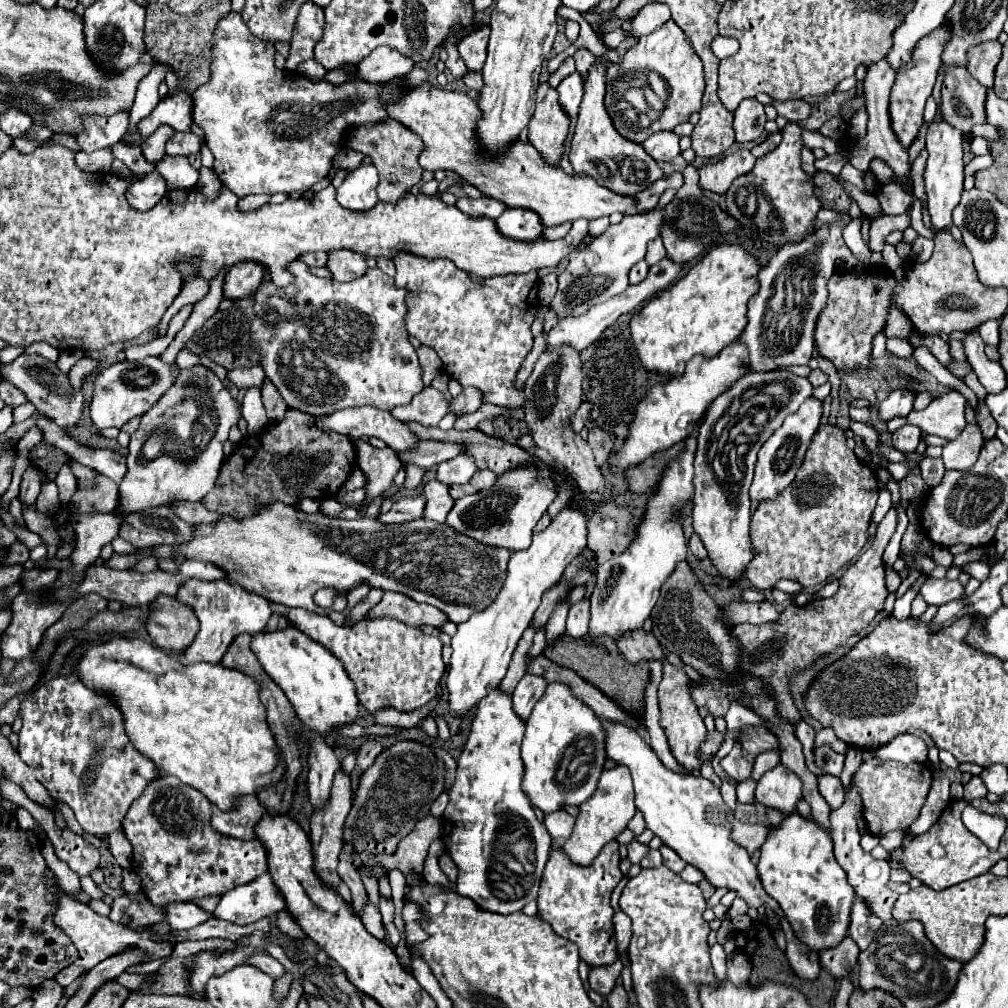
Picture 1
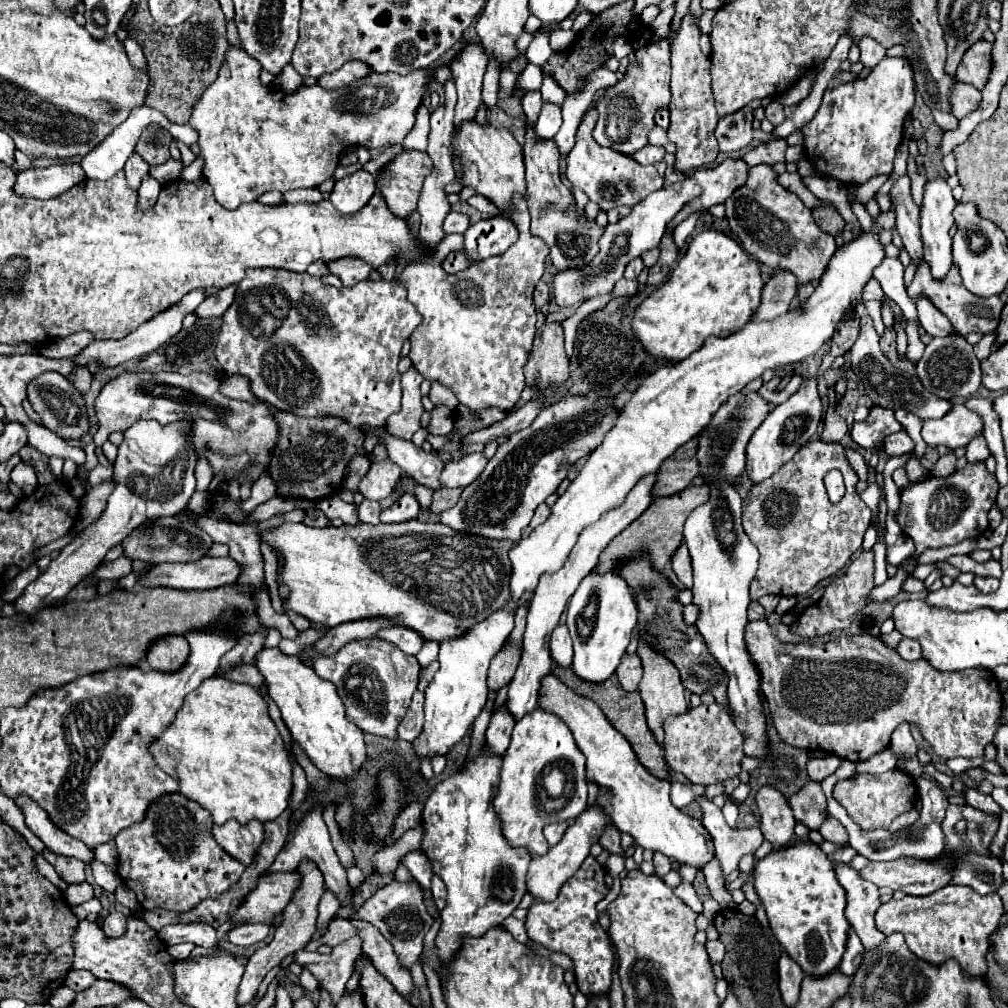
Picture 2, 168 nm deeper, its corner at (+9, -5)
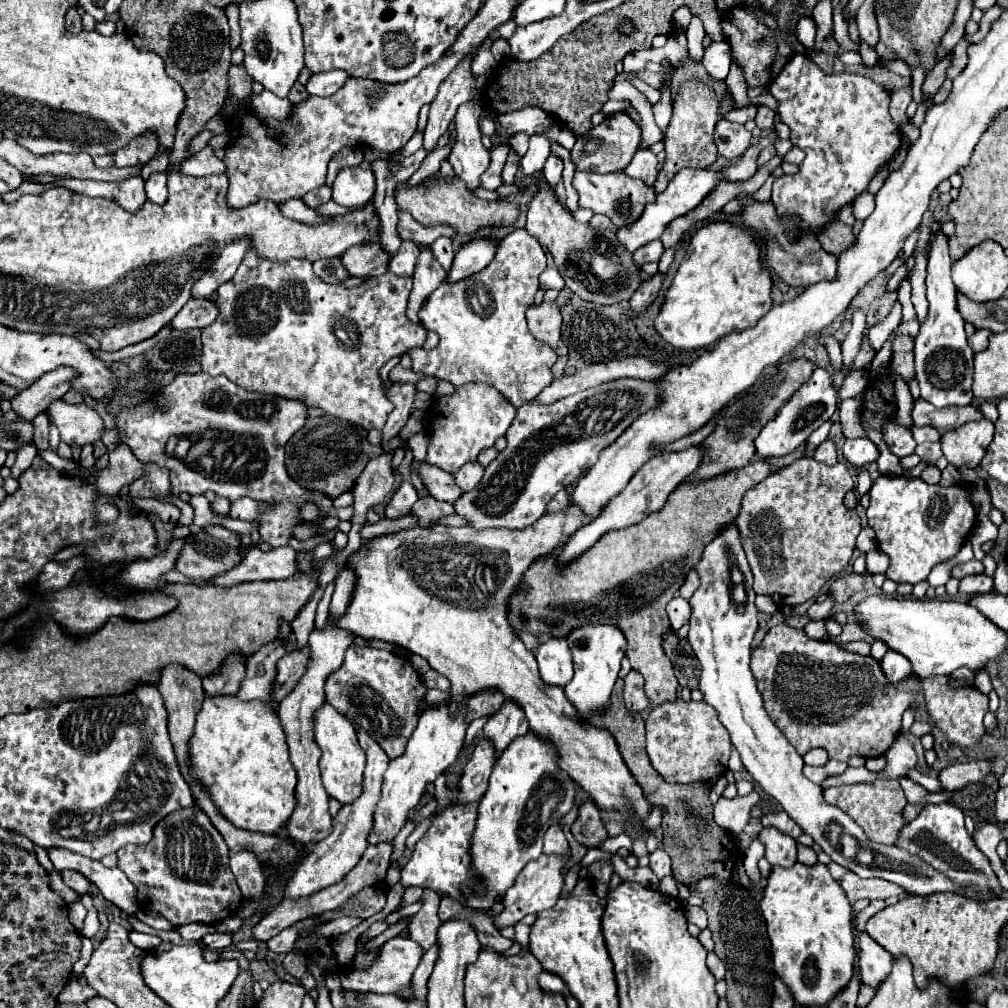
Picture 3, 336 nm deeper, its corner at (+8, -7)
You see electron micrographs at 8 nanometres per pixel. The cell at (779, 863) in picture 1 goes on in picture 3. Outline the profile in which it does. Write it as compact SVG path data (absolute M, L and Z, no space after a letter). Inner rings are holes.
M796 862L792 868L774 866L766 880L764 896L760 900L760 910L766 918L768 938L772 940L772 960L774 972L788 984L798 1006L826 1006L828 1000L848 982L854 964L854 934L852 934L852 906L840 888L840 884L830 876L826 864L806 866Z

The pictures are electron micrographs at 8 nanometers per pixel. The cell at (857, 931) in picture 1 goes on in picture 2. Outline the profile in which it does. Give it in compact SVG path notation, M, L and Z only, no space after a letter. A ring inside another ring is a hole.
M851 930L849 940L847 940L847 950L843 954L839 970L845 976L853 976L855 970L861 966L861 962L863 962L863 946L859 944L859 936L855 936L855 932Z

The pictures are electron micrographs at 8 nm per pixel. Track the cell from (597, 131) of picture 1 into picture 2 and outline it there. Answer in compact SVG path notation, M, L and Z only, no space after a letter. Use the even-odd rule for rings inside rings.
M591 110L575 136L575 148L567 156L567 178L575 188L581 188L589 200L597 202L601 210L611 210L617 206L635 206L647 194L663 188L663 176L655 170L655 166L641 166L631 156L623 156L611 148L601 148L595 144L591 132L597 122L597 110Z

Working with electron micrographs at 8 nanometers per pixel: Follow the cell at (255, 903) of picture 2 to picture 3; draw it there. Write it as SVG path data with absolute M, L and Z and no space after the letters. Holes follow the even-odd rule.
M358 730L358 742L366 752L366 770L364 770L364 790L362 794L352 802L352 804L344 804L340 808L340 812L334 816L334 830L330 836L326 836L324 840L320 840L318 844L314 844L314 850L304 856L304 860L300 860L300 864L296 866L294 874L290 876L290 880L286 882L284 890L288 892L290 900L300 900L300 898L308 898L328 886L334 886L338 882L342 882L346 878L346 874L360 862L364 850L368 848L368 836L372 832L372 816L374 810L380 802L380 790L382 790L382 782L384 782L384 772L388 768L390 758L386 756L386 752L378 746L376 740L372 740L368 736L368 732Z

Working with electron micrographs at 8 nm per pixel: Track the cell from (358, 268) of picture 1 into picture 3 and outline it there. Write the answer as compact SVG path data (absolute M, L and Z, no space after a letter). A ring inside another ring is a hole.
M380 242L366 244L364 248L350 248L342 256L342 266L348 270L350 276L356 278L370 278L382 276L388 270L390 256L382 250Z

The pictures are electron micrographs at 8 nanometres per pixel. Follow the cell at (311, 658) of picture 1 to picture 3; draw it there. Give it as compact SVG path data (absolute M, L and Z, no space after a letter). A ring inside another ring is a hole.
M324 702L314 712L312 726L314 726L316 744L322 750L320 772L322 772L324 788L340 804L350 804L362 792L362 774L364 774L364 762L366 762L366 754L360 748L358 738L356 738L356 728L354 728L354 724L348 718L340 716L340 712L336 712L332 708L332 704L328 704L328 702Z

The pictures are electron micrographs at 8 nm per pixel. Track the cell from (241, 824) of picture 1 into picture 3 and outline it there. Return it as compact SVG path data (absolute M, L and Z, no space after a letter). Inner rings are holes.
M252 850L230 852L230 868L238 880L244 898L258 898L264 890L264 870L258 856Z

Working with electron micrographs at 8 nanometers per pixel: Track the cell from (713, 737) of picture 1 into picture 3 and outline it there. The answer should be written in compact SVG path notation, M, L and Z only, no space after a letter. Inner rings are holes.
M676 702L662 704L660 708L646 714L646 750L652 760L652 766L668 782L700 782L716 780L728 770L728 758L732 752L730 734L718 718L718 712L704 702Z

